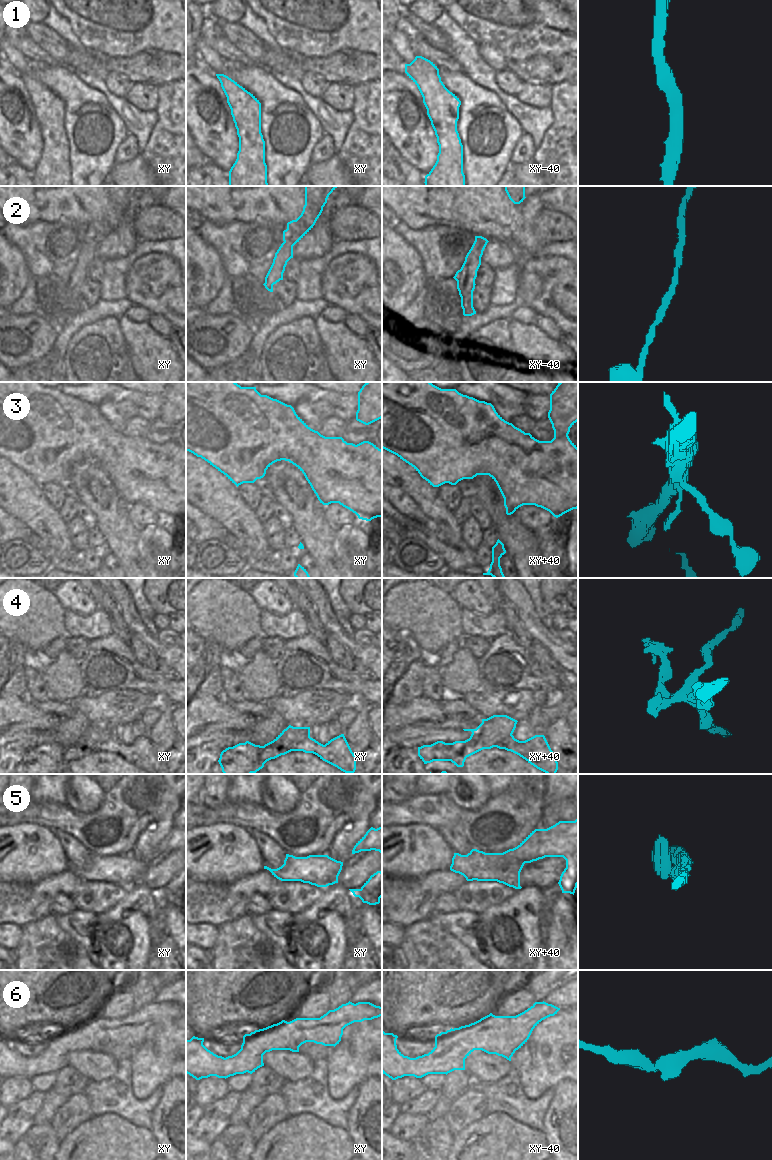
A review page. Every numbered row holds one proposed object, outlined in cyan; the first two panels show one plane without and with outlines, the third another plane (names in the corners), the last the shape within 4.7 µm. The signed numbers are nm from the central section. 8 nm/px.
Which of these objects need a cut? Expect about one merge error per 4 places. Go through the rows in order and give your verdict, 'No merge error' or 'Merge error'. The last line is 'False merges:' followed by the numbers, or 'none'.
1: No merge error
2: No merge error
3: No merge error
4: Merge error
5: No merge error
6: No merge error
False merges: 4

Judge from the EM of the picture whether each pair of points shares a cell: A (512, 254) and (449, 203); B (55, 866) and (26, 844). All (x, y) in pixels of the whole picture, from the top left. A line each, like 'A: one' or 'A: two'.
A: two
B: one

